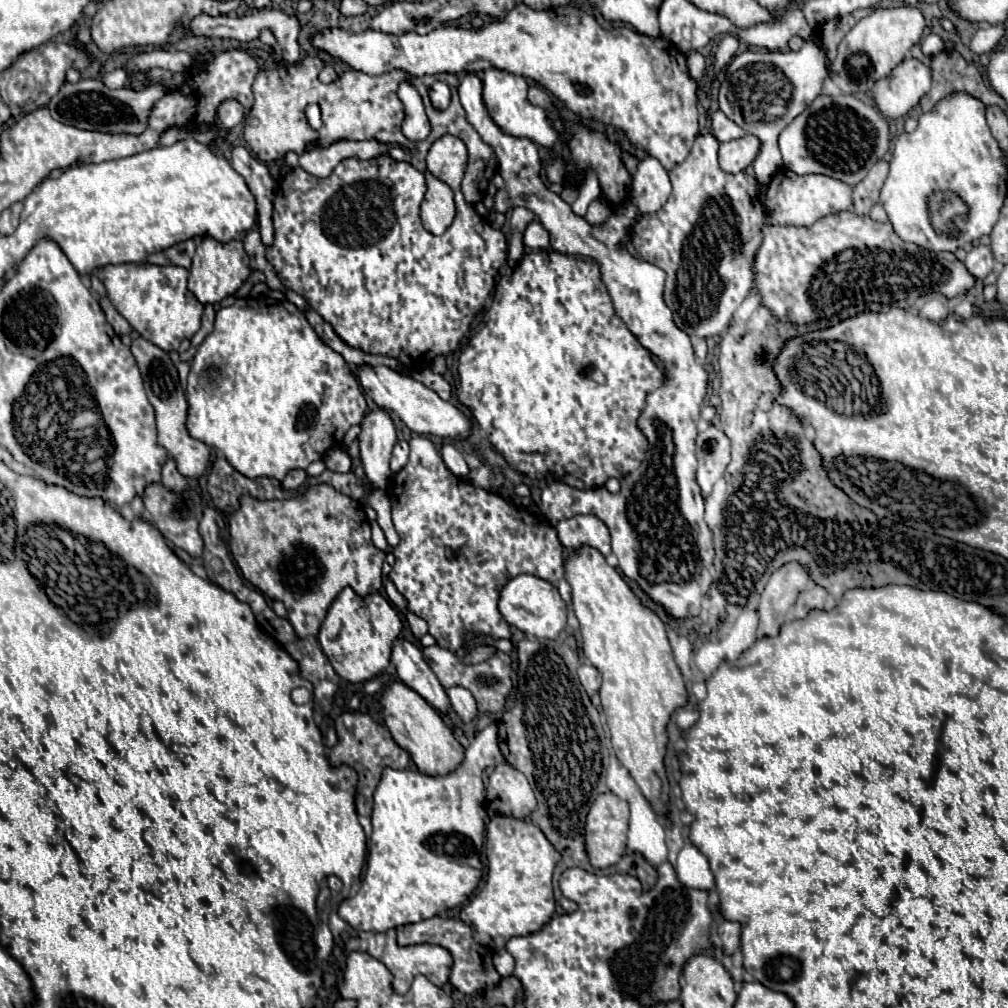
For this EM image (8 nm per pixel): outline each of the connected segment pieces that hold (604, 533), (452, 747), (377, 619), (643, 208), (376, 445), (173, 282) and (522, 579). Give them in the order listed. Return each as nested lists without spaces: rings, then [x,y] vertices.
[[[576,514],[572,518],[560,520],[556,524],[556,532],[562,546],[566,546],[568,550],[590,544],[598,548],[604,556],[610,554],[610,532],[606,524],[592,514]]]
[[[394,680],[386,684],[378,702],[382,708],[384,724],[390,730],[394,742],[410,754],[420,772],[430,776],[442,776],[452,772],[464,760],[464,748],[454,738],[452,730],[446,726],[442,716],[412,688]]]
[[[350,586],[344,588],[330,604],[322,622],[318,642],[328,656],[332,668],[348,682],[368,682],[374,674],[384,672],[390,664],[394,640],[402,634],[402,620],[392,604],[380,594],[358,596]]]
[[[650,156],[642,158],[632,176],[630,202],[636,204],[638,210],[644,214],[656,212],[668,200],[670,190],[670,178],[662,164]]]
[[[370,410],[362,420],[360,458],[372,488],[386,490],[394,478],[390,456],[396,444],[396,428],[384,410]]]
[[[148,262],[120,264],[98,270],[98,278],[106,286],[110,302],[130,322],[130,326],[138,330],[142,338],[166,352],[178,350],[180,342],[192,338],[200,328],[204,304],[200,304],[198,298],[186,288],[188,270],[182,266],[154,266]]]
[[[532,574],[512,578],[500,592],[498,608],[510,626],[516,626],[524,634],[536,638],[556,638],[566,628],[566,602],[562,600],[558,588]]]

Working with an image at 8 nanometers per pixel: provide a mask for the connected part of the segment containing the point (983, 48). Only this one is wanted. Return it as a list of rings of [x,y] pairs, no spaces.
[[[996,24],[996,26],[982,26],[978,28],[978,32],[974,34],[972,42],[970,42],[970,50],[976,52],[976,54],[986,54],[990,52],[1004,36],[1006,28],[1002,24]]]

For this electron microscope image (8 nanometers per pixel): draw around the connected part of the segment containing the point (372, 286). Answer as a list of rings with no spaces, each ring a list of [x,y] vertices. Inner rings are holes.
[[[442,136],[434,142],[428,152],[426,158],[427,170],[436,178],[440,178],[442,182],[446,182],[452,190],[454,190],[454,200],[456,200],[456,218],[452,222],[452,226],[448,228],[448,232],[444,236],[434,236],[428,230],[424,230],[422,222],[420,222],[420,202],[424,198],[426,192],[426,182],[424,182],[424,174],[418,172],[416,168],[412,168],[406,162],[394,162],[394,158],[374,158],[374,160],[358,160],[358,158],[346,158],[342,160],[334,172],[328,178],[316,178],[312,174],[308,174],[302,168],[294,168],[294,172],[290,176],[286,176],[280,186],[278,186],[278,194],[274,198],[274,212],[272,212],[272,222],[274,222],[274,242],[270,246],[266,246],[266,260],[274,266],[274,272],[278,274],[280,282],[284,284],[284,288],[294,290],[296,294],[304,296],[310,304],[312,310],[316,310],[326,322],[332,324],[334,332],[352,348],[358,348],[362,352],[370,352],[370,354],[382,354],[382,356],[390,356],[396,358],[398,362],[402,362],[406,368],[412,370],[412,366],[422,368],[424,362],[432,362],[436,356],[446,356],[450,352],[454,352],[460,346],[460,340],[470,332],[470,324],[476,318],[476,314],[484,308],[486,298],[490,296],[490,292],[496,286],[496,276],[500,266],[504,266],[506,256],[508,256],[508,242],[502,230],[492,228],[476,210],[472,204],[466,204],[462,192],[460,192],[460,182],[466,170],[466,160],[468,160],[468,152],[462,140],[458,140],[456,136]]]

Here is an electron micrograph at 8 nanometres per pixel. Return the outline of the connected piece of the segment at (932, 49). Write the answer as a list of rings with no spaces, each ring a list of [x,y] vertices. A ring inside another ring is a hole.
[[[928,34],[922,42],[920,42],[920,48],[926,56],[934,56],[938,52],[944,50],[944,44],[942,44],[942,38],[938,34]]]

